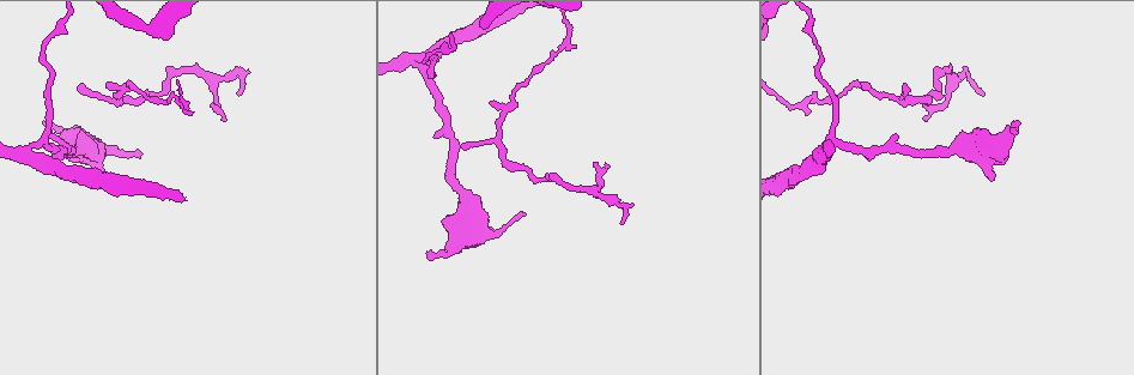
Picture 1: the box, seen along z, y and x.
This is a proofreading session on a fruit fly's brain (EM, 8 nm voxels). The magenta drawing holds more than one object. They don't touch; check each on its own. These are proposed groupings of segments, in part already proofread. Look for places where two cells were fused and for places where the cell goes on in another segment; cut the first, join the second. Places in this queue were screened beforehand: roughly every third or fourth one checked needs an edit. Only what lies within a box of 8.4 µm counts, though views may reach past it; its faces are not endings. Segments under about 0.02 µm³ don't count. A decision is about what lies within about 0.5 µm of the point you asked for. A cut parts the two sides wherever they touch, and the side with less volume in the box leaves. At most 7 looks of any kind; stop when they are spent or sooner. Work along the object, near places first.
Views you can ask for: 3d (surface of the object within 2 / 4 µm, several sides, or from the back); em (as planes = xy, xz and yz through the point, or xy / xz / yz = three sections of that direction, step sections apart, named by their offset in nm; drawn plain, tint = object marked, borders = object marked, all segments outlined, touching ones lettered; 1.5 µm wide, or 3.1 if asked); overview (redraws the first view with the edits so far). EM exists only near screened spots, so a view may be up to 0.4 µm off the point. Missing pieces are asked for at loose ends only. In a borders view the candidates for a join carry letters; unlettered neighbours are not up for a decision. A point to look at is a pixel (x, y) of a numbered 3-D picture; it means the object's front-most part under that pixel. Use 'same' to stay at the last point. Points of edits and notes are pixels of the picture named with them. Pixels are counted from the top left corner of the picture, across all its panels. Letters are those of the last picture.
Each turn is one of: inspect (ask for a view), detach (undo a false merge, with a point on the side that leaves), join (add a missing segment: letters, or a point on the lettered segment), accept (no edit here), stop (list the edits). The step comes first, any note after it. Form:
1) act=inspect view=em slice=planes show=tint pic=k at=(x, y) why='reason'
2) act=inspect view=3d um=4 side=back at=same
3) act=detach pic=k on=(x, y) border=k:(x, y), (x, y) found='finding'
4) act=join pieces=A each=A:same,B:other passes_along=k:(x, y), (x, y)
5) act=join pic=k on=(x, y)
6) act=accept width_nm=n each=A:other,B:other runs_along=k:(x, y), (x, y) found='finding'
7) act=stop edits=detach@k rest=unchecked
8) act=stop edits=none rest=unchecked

act=inspect view=em slice=planes show=borders pic=1 at=(225, 121) why='tapers out'

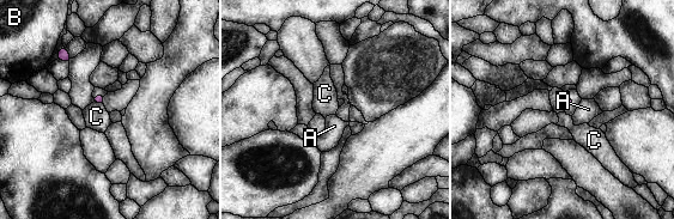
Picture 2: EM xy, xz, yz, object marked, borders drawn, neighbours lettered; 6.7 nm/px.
act=accept longest_contact=C:80nm each=A:other,B:other,C:other found='none of them fits'

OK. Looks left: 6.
act=inspect view=3d um=4 side=back pic=1 at=(522, 211) why='free end'

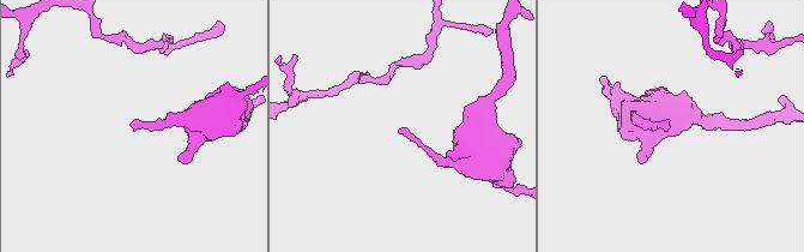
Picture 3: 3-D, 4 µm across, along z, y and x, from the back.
act=inspect view=em slice=planes show=borders pic=3 at=(404, 128)

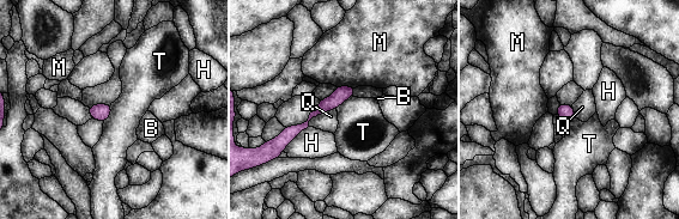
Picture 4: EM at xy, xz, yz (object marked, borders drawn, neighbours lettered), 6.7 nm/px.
act=accept each=B:other,H:other,M:other,Q:other,T:other border=4:(335, 85), (352, 85), (355, 87) found='none of them fits'

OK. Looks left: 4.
act=inspect view=3d um=2 pic=1 at=(409, 62) why='looks like a crossing'

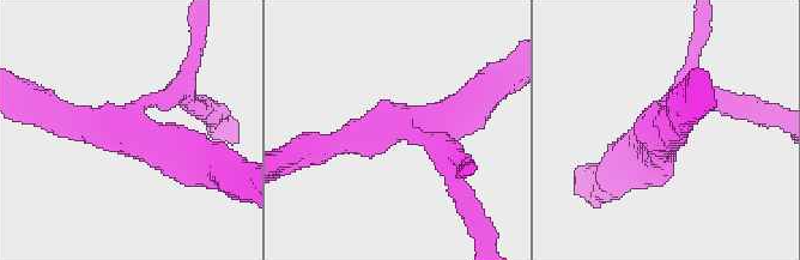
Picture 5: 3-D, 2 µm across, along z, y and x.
act=inspect view=em slice=yz step=8 show=tint pic=5 at=(406, 122) arms=4 why='now the EM'

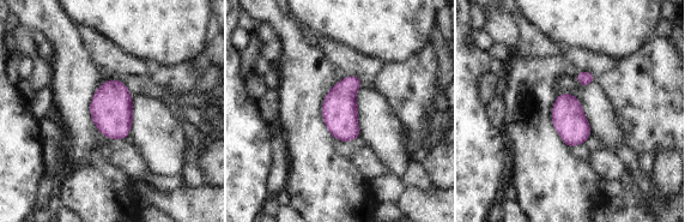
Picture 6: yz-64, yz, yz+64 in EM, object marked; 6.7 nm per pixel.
act=inspect view=em slice=planes show=borders at=same why='cut it another way'

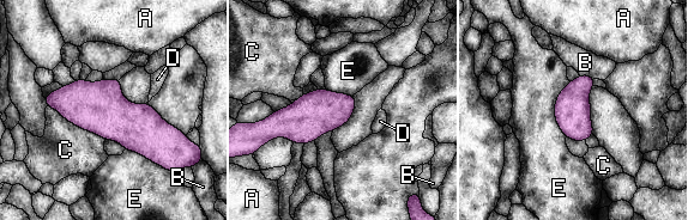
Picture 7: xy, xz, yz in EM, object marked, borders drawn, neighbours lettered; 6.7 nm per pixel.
act=accept longest_contact=C:460nm each=A:other,B:other,C:other,D:other,E:other runs_along=7:(48, 99), (101, 108), (174, 146) found='one cell here'

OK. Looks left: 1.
act=stop edits=none rest=unchecked

